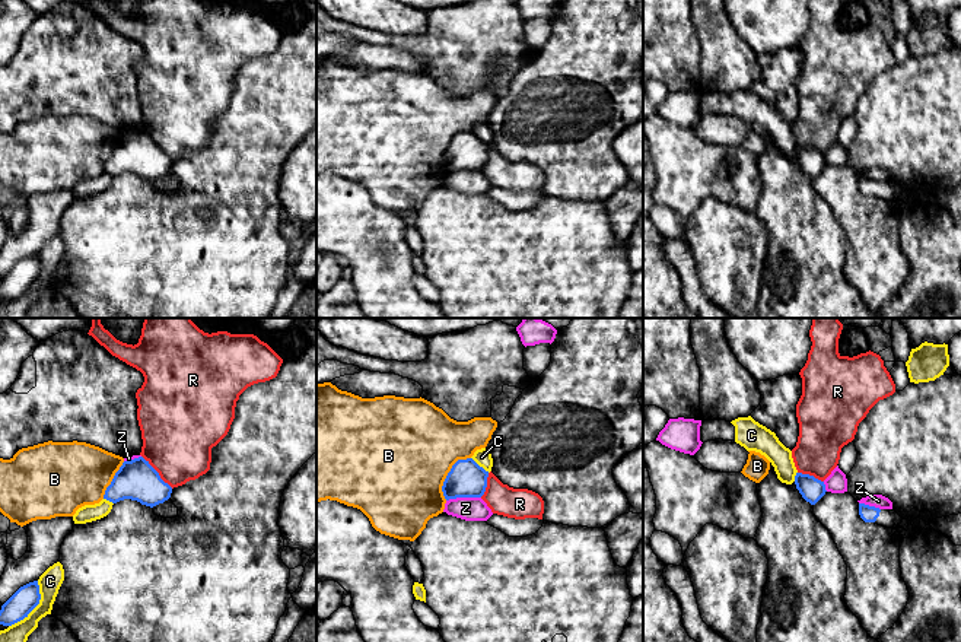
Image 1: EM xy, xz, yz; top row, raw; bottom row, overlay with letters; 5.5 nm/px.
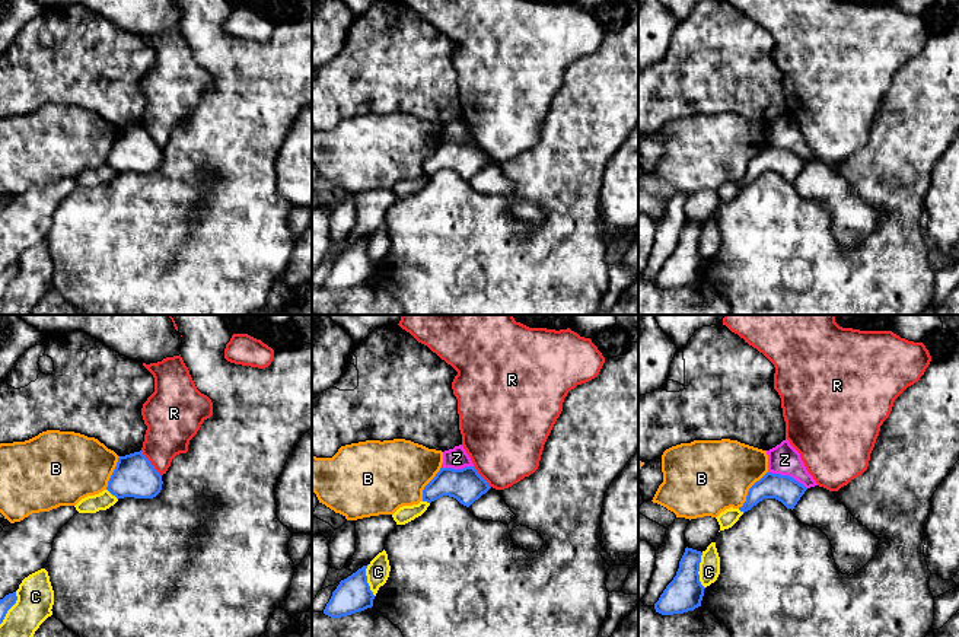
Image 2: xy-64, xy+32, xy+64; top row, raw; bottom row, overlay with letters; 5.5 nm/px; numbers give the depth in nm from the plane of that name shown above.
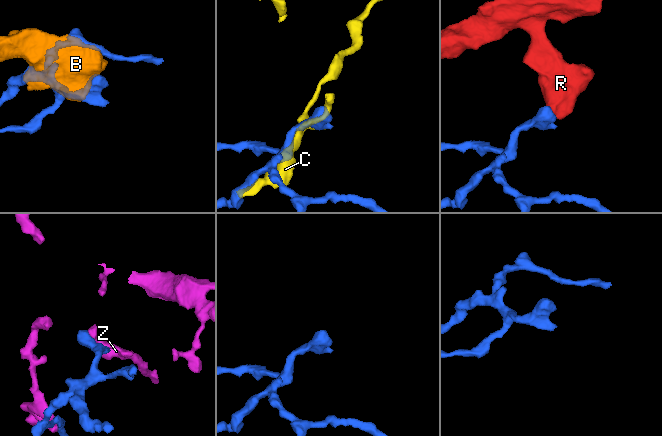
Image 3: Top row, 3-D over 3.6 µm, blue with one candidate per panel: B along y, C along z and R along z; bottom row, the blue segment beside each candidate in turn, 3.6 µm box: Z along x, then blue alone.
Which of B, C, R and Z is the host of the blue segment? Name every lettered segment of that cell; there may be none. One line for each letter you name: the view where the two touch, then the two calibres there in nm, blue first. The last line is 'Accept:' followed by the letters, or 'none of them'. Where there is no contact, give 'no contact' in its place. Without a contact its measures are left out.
Accept: none of them

